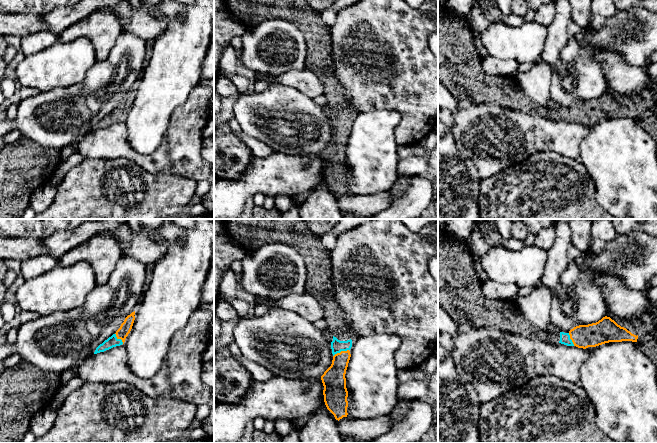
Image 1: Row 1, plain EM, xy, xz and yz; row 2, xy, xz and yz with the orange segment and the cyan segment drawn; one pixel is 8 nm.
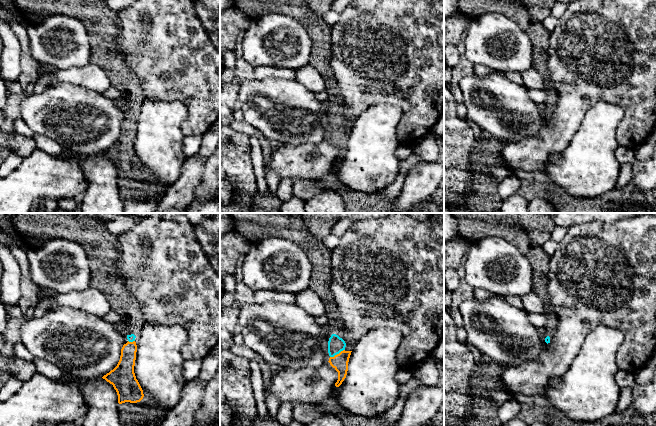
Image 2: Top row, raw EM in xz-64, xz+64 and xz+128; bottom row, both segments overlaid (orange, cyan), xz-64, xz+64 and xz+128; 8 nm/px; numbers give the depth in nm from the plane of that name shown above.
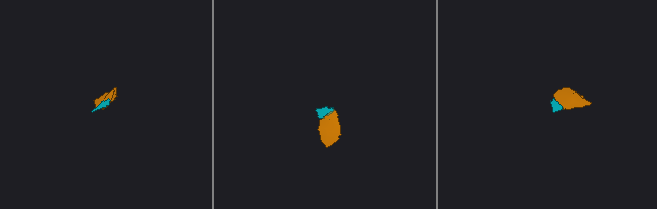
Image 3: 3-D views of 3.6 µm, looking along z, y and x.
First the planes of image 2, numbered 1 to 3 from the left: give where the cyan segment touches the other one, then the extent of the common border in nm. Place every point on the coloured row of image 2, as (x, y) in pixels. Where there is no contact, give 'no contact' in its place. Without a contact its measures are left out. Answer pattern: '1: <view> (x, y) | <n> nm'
1: xz-64 (131, 342) | 60 nm
2: xz+64 (337, 354) | 140 nm
3: no contact

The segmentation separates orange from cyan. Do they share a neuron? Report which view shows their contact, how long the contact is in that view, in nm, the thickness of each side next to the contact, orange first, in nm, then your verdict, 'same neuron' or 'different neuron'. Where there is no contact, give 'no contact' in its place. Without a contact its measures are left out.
meets orange in xz; contact 140 nm long; 190 nm thick on the orange side, 100 nm on the other; same neuron

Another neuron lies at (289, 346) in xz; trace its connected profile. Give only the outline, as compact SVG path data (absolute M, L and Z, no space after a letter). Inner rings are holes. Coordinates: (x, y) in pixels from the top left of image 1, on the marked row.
M274 309L262 316L251 312L238 319L233 335L242 356L259 363L278 377L299 380L321 378L332 364L333 336L289 310Z

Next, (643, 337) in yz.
M649 331L649 332L640 332L638 335L637 342L638 343L646 343L648 341L651 341L657 337L657 331Z

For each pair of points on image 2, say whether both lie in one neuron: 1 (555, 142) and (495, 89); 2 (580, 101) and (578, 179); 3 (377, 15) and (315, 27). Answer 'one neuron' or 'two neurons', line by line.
1: two neurons
2: two neurons
3: two neurons

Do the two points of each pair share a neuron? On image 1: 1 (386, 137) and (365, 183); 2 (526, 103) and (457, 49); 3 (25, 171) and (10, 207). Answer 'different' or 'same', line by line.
1: same
2: same
3: same

